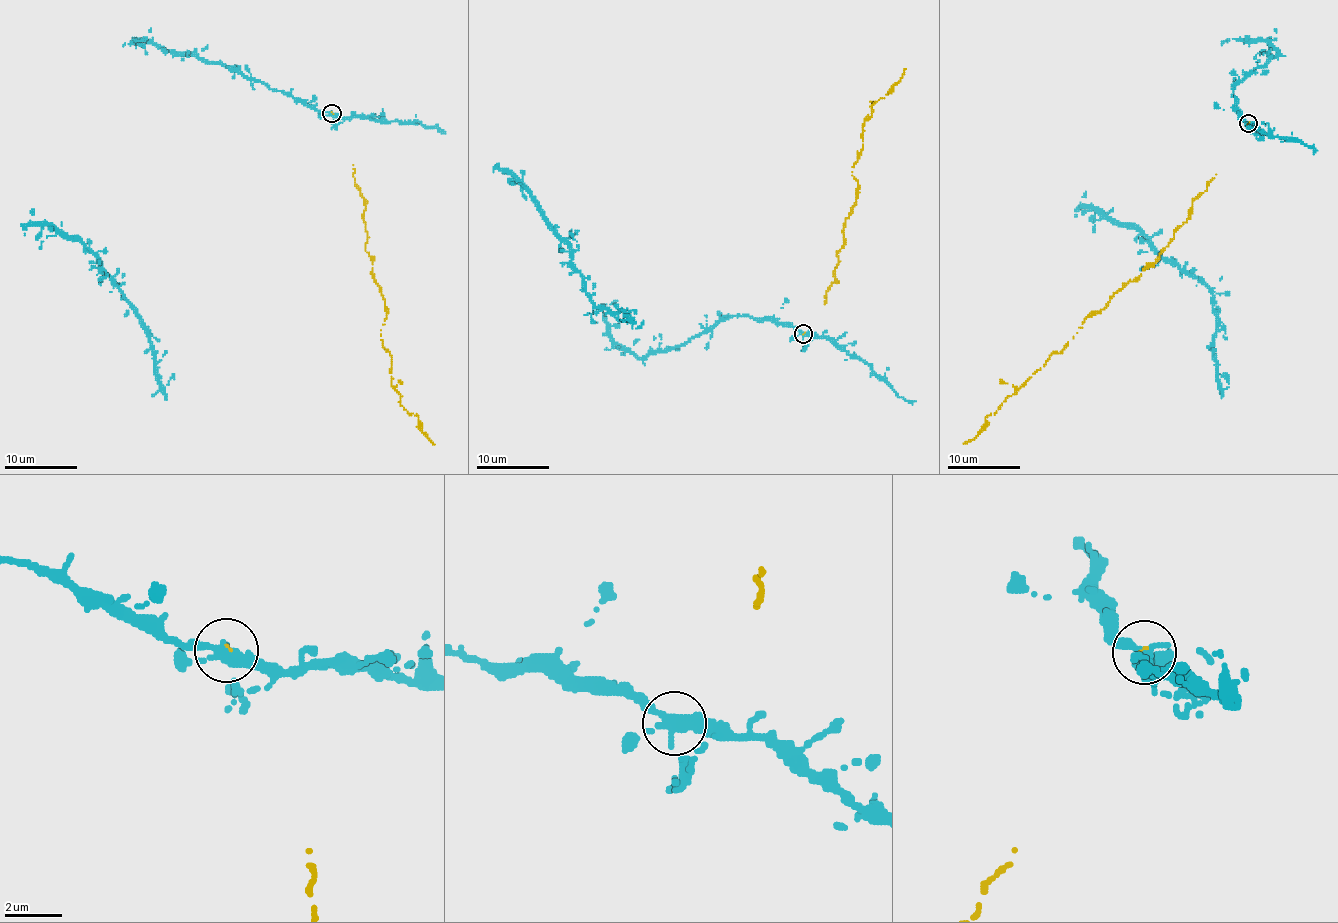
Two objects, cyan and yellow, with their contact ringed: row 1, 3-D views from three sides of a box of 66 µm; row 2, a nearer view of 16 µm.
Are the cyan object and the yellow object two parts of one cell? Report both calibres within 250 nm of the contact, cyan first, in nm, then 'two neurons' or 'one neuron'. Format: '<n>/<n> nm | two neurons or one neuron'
340/90 nm | two neurons

